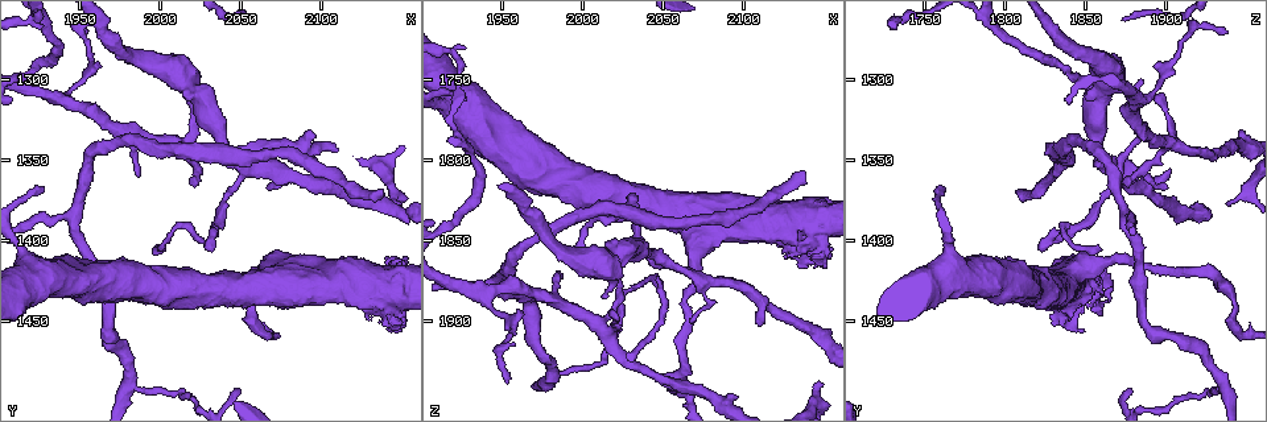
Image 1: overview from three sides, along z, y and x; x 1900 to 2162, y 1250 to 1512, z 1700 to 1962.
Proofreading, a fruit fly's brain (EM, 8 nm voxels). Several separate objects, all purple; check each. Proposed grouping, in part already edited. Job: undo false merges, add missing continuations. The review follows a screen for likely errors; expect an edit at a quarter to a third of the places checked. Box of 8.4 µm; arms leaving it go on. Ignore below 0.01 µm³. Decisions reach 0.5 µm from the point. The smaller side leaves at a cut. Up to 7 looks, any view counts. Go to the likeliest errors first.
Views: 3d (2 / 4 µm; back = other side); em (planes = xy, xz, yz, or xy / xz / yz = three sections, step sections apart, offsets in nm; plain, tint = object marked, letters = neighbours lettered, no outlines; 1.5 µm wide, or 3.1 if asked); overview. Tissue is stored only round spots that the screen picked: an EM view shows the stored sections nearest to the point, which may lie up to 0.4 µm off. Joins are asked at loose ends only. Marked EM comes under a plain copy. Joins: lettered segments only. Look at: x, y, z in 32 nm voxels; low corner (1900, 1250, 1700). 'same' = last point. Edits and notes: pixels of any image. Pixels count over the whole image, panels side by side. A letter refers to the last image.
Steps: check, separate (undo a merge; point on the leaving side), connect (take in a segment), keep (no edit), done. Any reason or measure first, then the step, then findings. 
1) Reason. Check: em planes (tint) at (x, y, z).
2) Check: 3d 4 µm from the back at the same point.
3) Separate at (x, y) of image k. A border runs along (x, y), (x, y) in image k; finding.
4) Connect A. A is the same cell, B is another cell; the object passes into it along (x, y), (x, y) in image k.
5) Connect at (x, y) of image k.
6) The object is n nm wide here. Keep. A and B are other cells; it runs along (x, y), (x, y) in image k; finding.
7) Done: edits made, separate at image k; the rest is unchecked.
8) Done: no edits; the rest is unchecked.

An open end. Check: em planes (letters) at (2138, 1368, 1808).

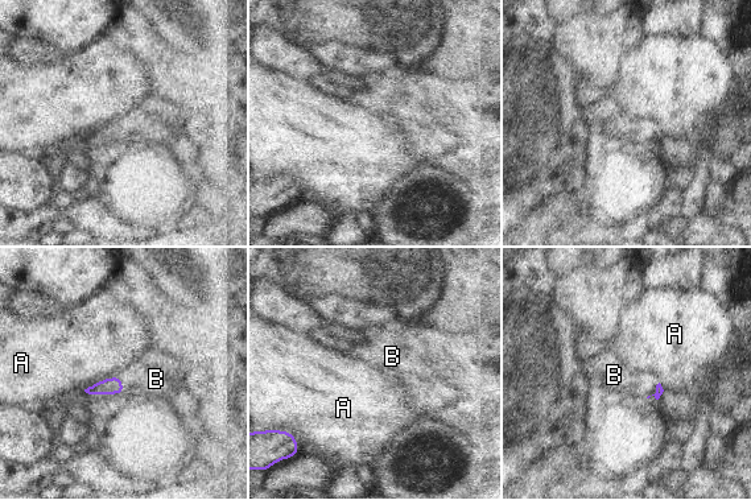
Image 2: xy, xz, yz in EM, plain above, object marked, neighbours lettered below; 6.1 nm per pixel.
The longest contact is with A, 240 nm. Connect B. B is the same cell, A is another cell; the neuron continues.

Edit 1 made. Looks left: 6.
Thin end. Check: em planes (letters) at (1986, 1360, 1872).

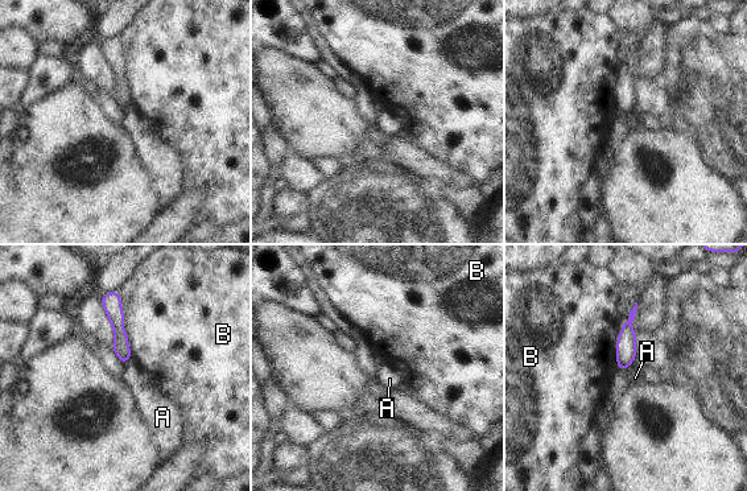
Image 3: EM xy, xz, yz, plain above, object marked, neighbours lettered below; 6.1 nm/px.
The object is 100 nm wide here. Keep. A and B are other cells; it runs along (112, 294), (112, 308), (124, 358) in image 3; none of them fits.

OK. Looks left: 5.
Sudden change in width. Check: 3d 4 µm at (2014, 1300, 1862).

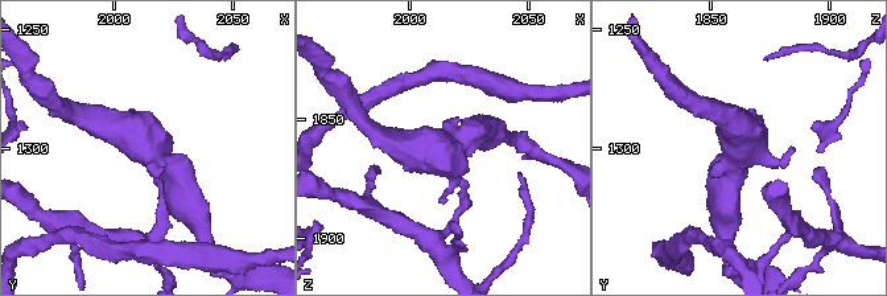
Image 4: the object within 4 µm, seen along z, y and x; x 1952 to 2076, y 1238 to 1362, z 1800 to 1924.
Need the tissue. Check: em yz step 8 (tint) at (2014, 1299, 1862).

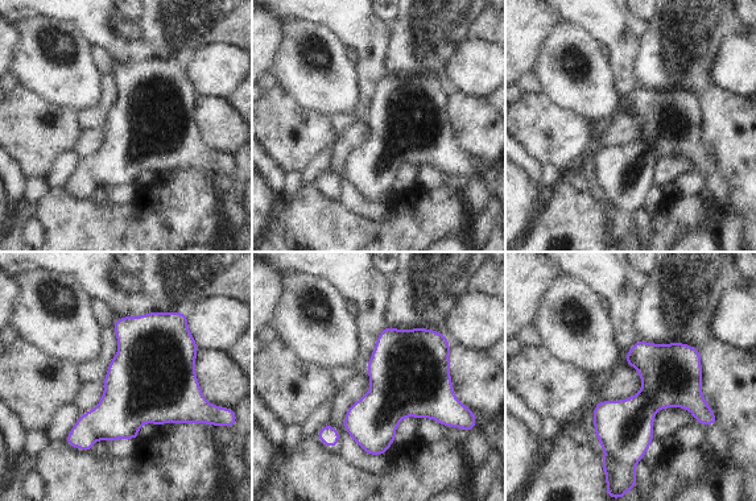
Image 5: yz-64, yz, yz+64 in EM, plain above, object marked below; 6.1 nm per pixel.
See the neighbours. Check: em yz step 8 (letters) at the same point.

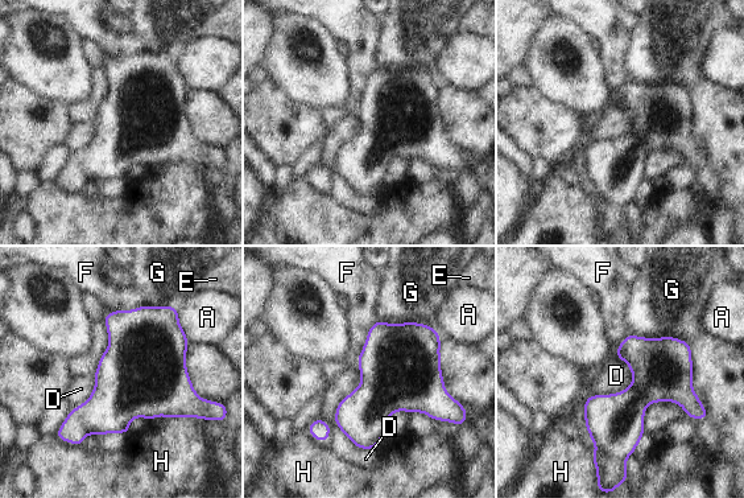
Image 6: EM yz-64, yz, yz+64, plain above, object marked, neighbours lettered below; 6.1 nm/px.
Keep. A, D, E, F, G and H are other cells; a border runs along (120, 307), (104, 317), (99, 358) in image 6; continuous, no second neuron.

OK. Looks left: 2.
Done: edits made, connect at image 2; the rest is unchecked.

